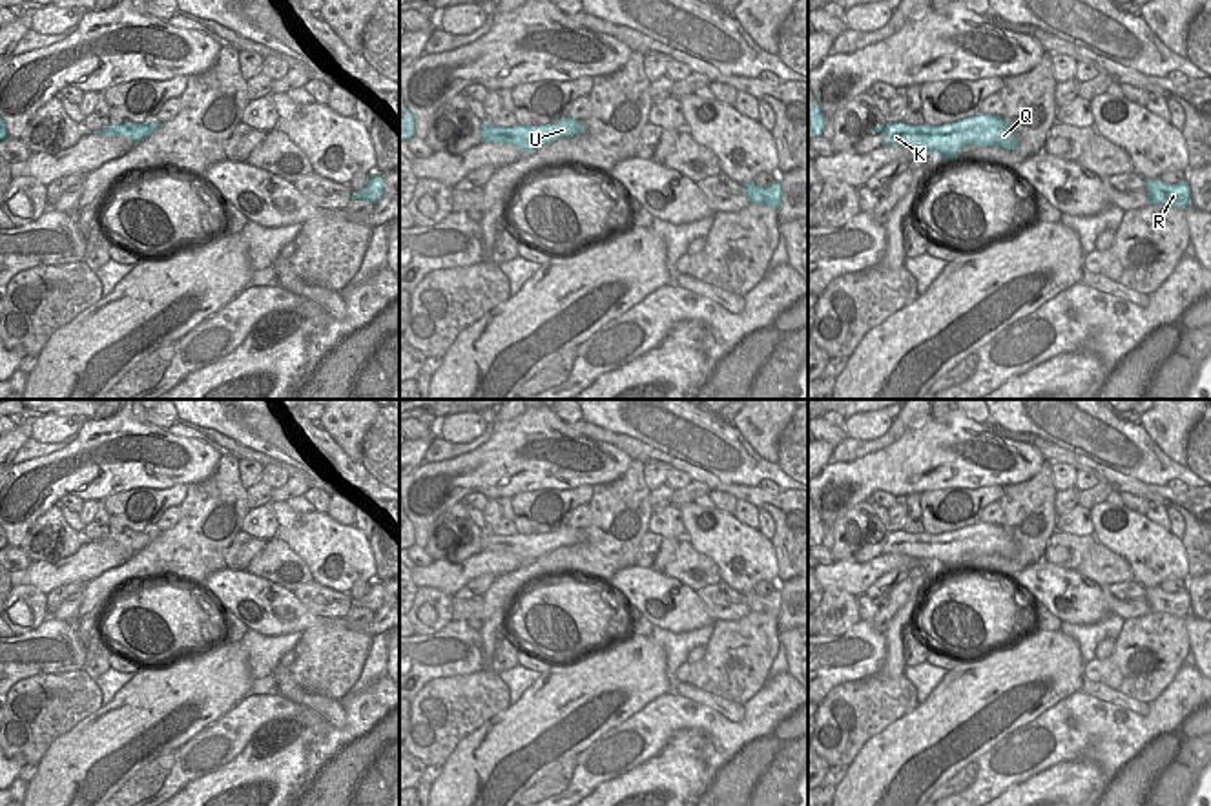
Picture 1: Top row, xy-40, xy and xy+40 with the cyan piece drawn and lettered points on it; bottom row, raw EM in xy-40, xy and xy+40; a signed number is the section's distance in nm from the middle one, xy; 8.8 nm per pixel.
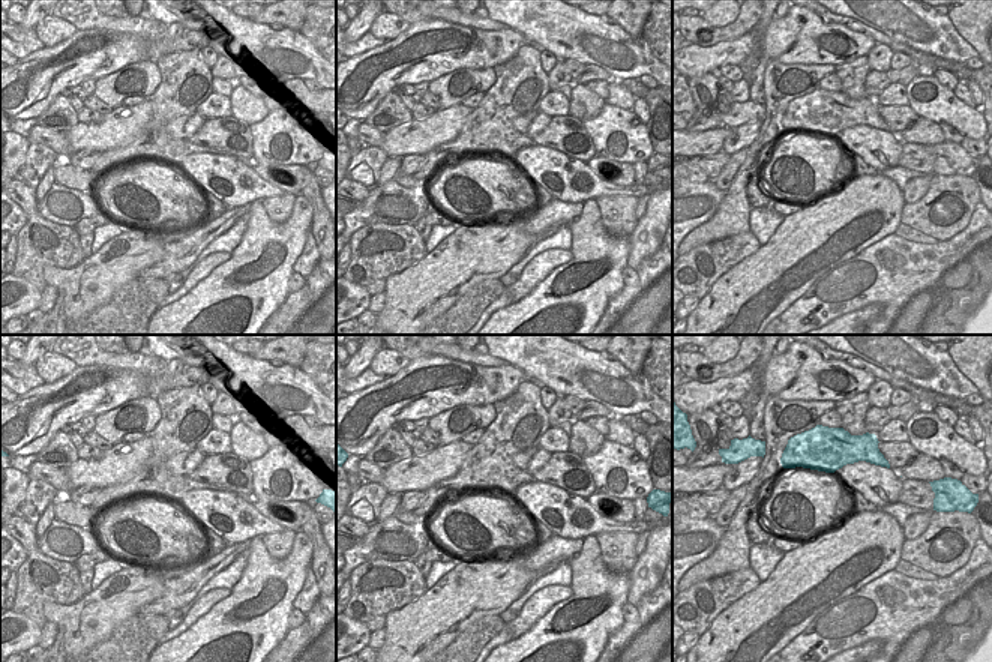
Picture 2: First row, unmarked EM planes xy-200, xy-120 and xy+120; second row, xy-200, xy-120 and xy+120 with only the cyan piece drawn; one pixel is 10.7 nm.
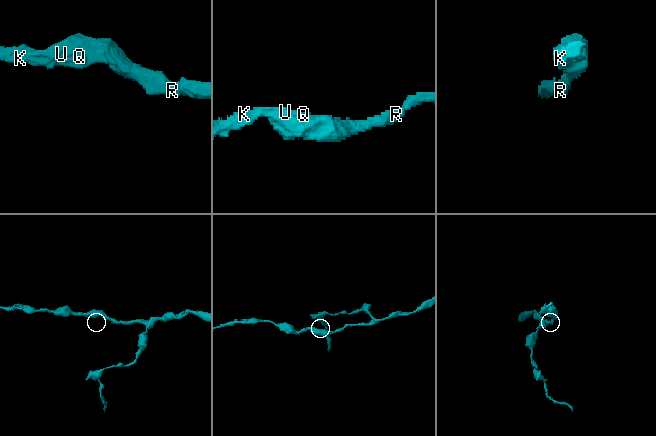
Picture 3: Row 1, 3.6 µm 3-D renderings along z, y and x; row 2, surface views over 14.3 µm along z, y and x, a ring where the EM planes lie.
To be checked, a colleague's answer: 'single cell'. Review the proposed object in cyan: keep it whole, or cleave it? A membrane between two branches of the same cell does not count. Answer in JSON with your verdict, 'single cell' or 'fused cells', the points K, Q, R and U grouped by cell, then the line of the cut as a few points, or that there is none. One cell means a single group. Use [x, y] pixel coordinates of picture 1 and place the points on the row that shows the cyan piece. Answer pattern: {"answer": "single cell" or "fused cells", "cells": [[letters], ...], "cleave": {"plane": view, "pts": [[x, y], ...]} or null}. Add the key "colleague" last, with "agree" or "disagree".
{"answer": "single cell", "cells": [["K", "Q", "R", "U"]], "cleave": null, "colleague": "agree"}

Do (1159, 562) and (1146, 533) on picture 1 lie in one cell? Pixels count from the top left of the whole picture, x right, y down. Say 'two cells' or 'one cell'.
one cell

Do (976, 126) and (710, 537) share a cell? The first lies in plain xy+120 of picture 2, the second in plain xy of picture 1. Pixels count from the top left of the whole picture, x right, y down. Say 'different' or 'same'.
same

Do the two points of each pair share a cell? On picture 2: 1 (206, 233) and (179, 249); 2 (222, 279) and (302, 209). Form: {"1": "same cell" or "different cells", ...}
{"1": "same cell", "2": "same cell"}

